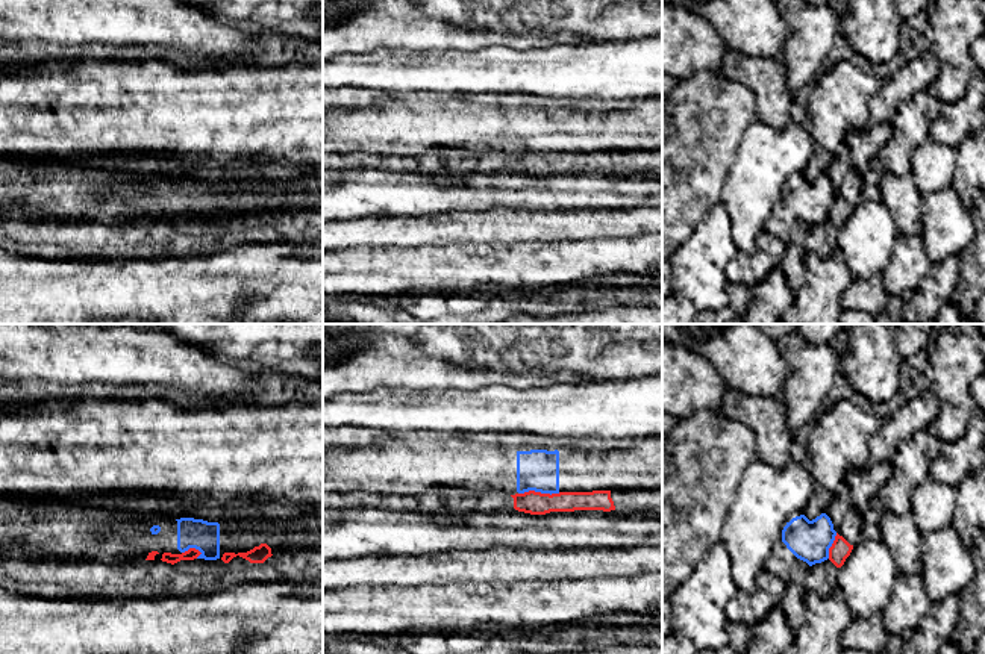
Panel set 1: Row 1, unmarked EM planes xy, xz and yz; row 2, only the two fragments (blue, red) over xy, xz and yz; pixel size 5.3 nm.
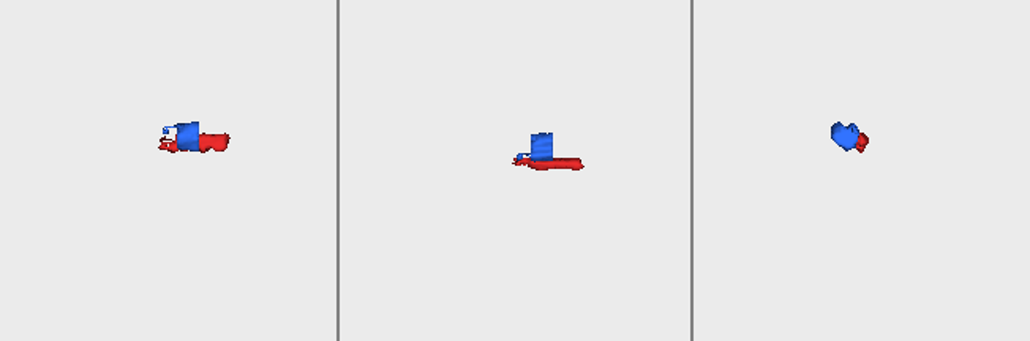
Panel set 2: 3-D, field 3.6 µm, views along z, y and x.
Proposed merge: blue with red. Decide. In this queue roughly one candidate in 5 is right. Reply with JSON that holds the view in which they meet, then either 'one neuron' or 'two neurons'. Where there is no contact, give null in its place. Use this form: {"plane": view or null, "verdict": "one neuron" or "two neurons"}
{"plane": "xz", "verdict": "two neurons"}

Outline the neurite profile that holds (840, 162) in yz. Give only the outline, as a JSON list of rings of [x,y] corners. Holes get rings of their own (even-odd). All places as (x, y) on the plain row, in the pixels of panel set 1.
[[[841,141],[833,150],[833,154],[829,157],[829,167],[826,170],[826,174],[830,179],[835,192],[838,192],[844,180],[844,176],[850,168],[852,168],[850,150],[846,141]]]

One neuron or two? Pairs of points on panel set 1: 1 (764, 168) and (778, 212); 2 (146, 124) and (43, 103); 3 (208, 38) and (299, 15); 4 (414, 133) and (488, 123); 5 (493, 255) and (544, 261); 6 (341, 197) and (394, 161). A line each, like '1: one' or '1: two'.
1: two
2: one
3: two
4: one
5: one
6: two

